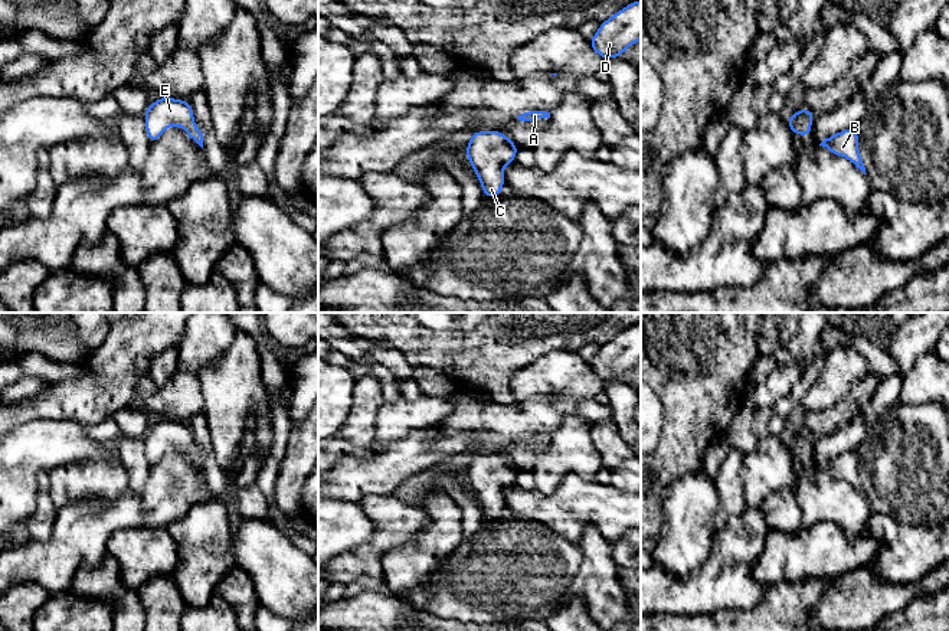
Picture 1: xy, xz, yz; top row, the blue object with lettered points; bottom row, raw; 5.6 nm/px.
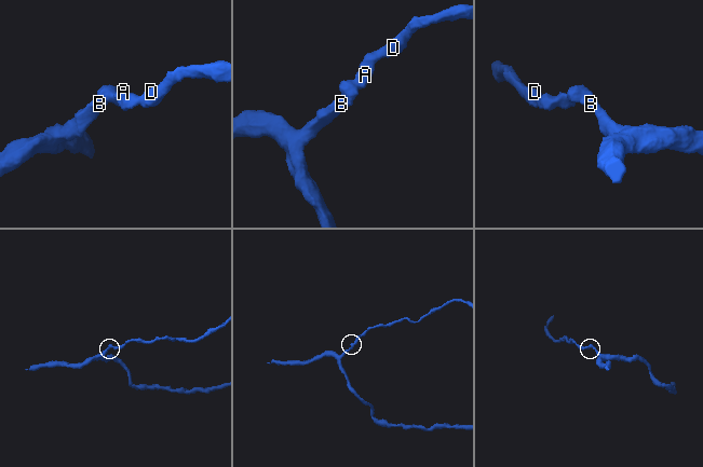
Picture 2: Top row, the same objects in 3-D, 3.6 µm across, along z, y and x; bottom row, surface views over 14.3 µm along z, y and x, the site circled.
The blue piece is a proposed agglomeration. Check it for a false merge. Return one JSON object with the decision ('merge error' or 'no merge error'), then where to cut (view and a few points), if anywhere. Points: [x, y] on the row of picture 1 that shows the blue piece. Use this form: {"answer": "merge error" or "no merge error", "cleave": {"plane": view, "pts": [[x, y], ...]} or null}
{"answer": "no merge error", "cleave": null}

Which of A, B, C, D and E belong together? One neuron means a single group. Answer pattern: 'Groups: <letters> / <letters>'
Groups: A B C D E

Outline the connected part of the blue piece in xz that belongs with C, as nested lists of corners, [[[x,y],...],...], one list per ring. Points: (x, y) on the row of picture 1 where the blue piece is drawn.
[[[497,130],[472,133],[465,151],[481,183],[484,197],[500,197],[505,184],[504,167],[516,161],[518,148],[521,147]]]

